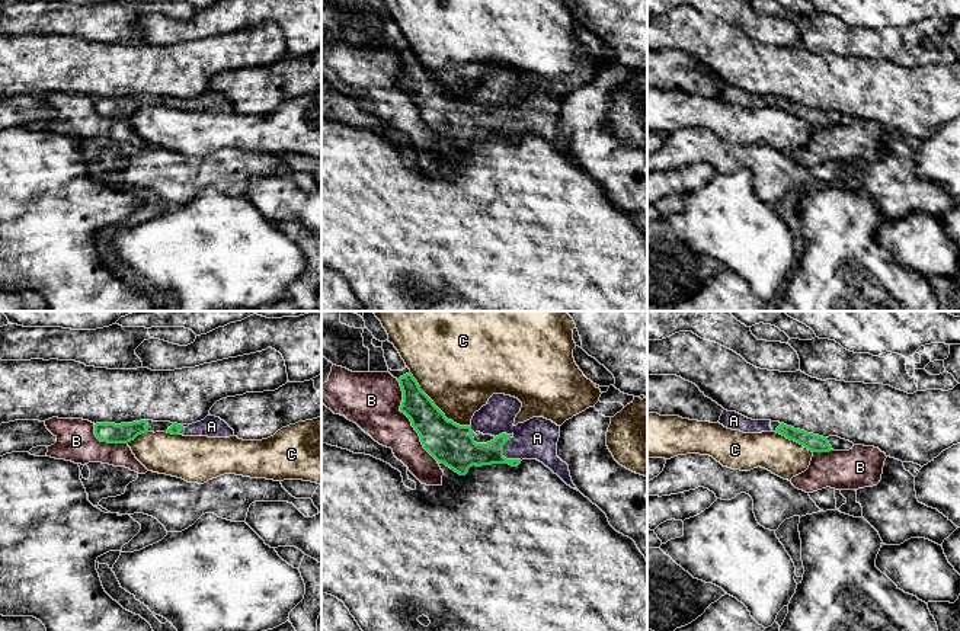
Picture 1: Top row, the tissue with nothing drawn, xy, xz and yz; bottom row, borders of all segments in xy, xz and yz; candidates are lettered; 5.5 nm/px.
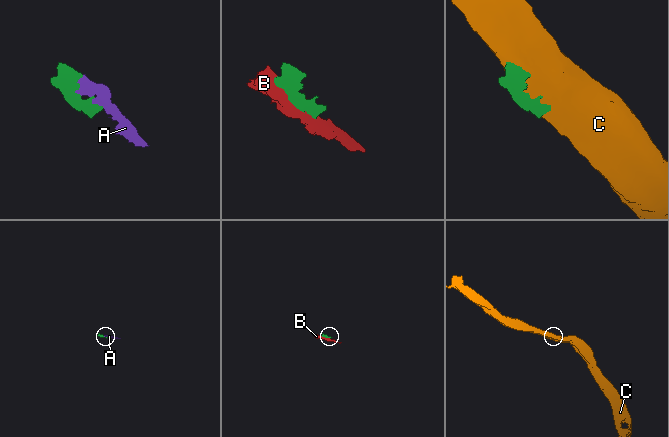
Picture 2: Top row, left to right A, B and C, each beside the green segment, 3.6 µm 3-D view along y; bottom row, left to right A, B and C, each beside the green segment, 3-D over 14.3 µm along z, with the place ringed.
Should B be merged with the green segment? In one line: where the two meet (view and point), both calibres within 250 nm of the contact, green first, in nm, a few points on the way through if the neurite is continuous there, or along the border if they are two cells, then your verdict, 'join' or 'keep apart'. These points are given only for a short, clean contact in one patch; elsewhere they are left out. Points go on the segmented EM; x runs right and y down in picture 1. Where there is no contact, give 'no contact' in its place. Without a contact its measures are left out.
meets green in xz at (410, 420); 220 nm thick on the green side, 320 nm on the other; keep apart

